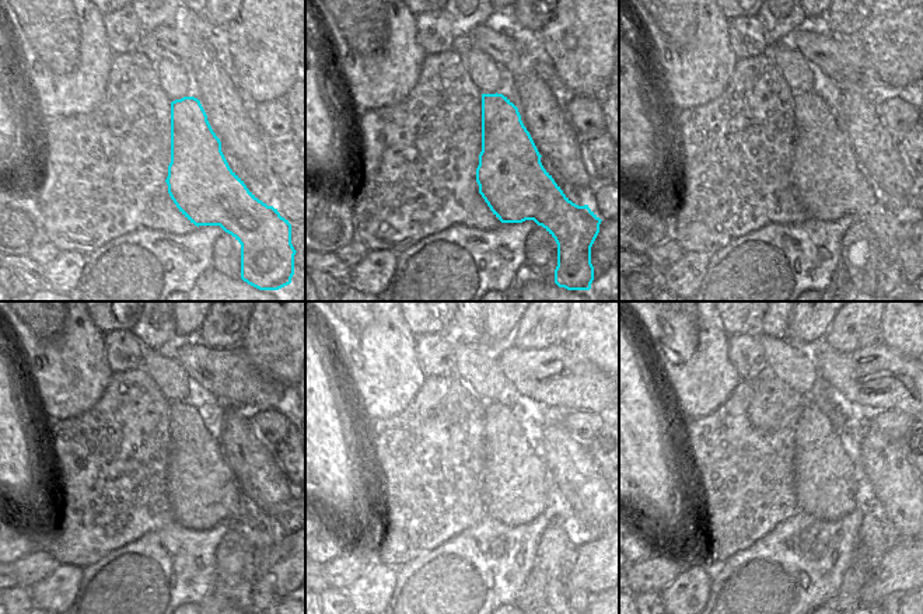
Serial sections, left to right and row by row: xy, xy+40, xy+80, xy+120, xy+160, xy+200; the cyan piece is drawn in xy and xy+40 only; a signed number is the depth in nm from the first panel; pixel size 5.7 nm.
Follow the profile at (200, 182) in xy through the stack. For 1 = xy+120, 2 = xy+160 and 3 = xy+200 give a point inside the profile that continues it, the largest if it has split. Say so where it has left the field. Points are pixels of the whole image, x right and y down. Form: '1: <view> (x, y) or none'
1: xy+120 (203, 492)
2: xy+160 (514, 481)
3: xy+200 (824, 467)

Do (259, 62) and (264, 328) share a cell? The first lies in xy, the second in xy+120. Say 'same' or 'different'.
same

